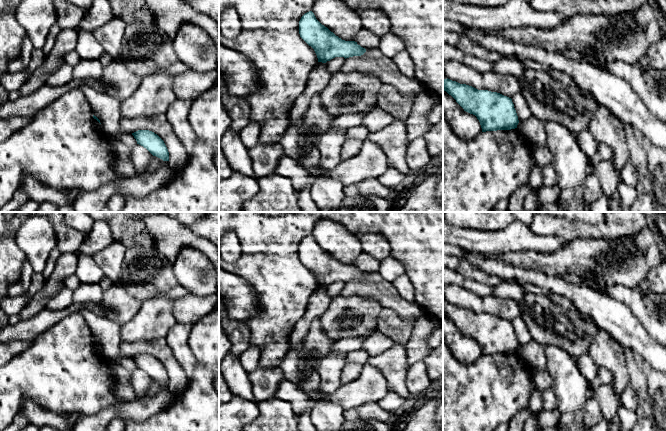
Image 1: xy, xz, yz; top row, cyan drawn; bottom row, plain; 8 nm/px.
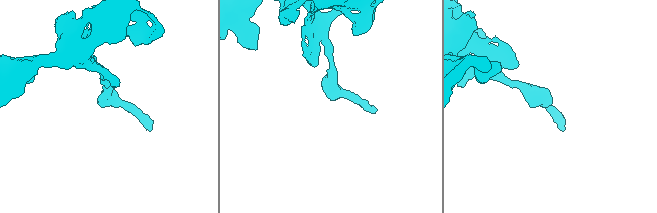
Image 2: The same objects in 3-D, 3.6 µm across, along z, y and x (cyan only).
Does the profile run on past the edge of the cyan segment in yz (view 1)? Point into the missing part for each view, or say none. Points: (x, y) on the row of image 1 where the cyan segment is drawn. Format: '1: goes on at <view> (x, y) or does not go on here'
1: does not go on here

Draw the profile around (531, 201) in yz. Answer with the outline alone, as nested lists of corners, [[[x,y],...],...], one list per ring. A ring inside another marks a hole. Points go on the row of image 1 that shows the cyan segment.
[[[531,189],[527,194],[522,212],[536,212],[538,210],[538,190]]]

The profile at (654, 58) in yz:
[[[666,37],[653,43],[639,60],[639,64],[646,69],[666,69]]]

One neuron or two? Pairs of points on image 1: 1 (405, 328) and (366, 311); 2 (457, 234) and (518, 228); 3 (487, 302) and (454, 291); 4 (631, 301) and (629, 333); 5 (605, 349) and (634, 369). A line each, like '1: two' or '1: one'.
1: two
2: one
3: one
4: two
5: two

